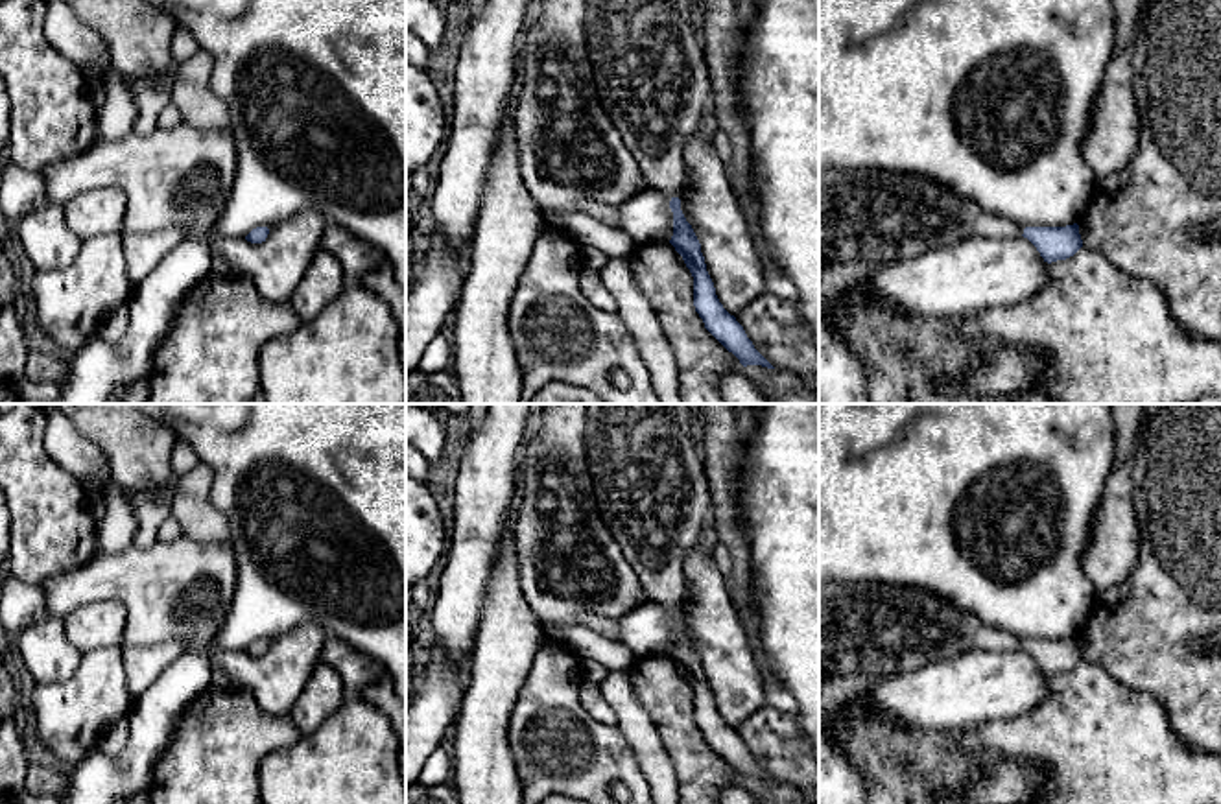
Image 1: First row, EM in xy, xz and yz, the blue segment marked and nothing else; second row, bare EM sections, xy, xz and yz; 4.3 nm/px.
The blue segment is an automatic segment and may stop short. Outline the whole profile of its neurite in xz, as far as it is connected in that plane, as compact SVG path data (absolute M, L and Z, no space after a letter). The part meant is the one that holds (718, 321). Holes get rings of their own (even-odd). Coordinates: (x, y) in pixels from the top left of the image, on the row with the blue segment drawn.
M671 197L673 236L670 243L682 256L693 277L693 306L705 323L705 328L729 350L743 367L762 365L775 369L747 337L743 326L730 315L716 295L714 282L706 271L701 243L681 210L681 199Z

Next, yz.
M819 171L819 273L837 266L889 267L974 234L1024 236L1048 264L1083 247L1077 223L1024 229L924 175Z

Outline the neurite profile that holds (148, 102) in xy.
M148 83L136 87L135 92L135 124L131 133L142 136L155 131L160 111L172 103L170 90L157 90Z

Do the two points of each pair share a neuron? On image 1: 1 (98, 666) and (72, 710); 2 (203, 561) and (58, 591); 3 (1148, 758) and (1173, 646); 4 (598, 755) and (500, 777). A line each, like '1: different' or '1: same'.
1: same
2: same
3: different
4: different

